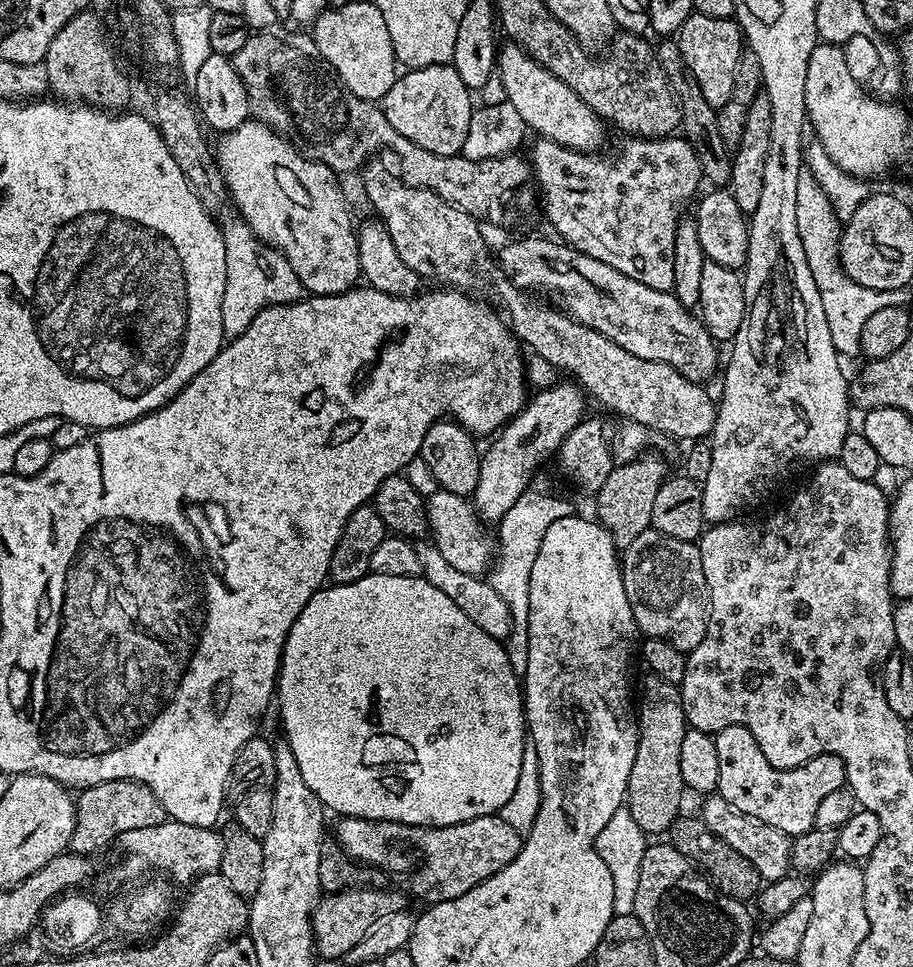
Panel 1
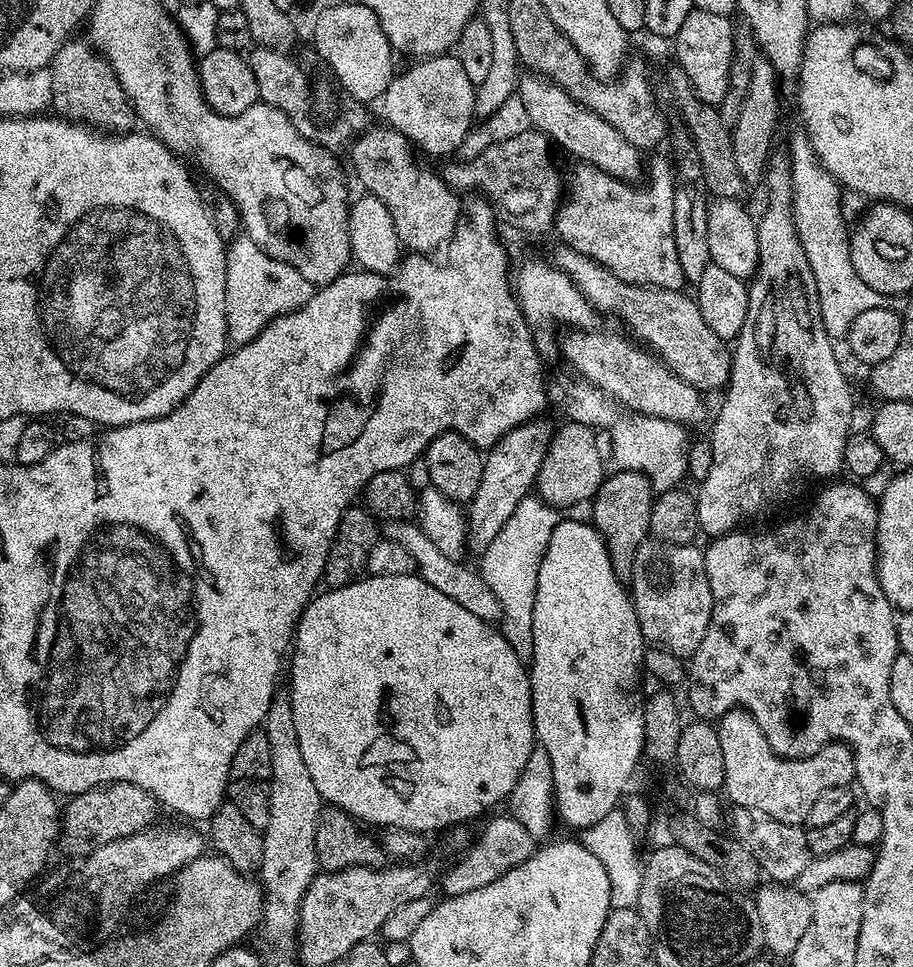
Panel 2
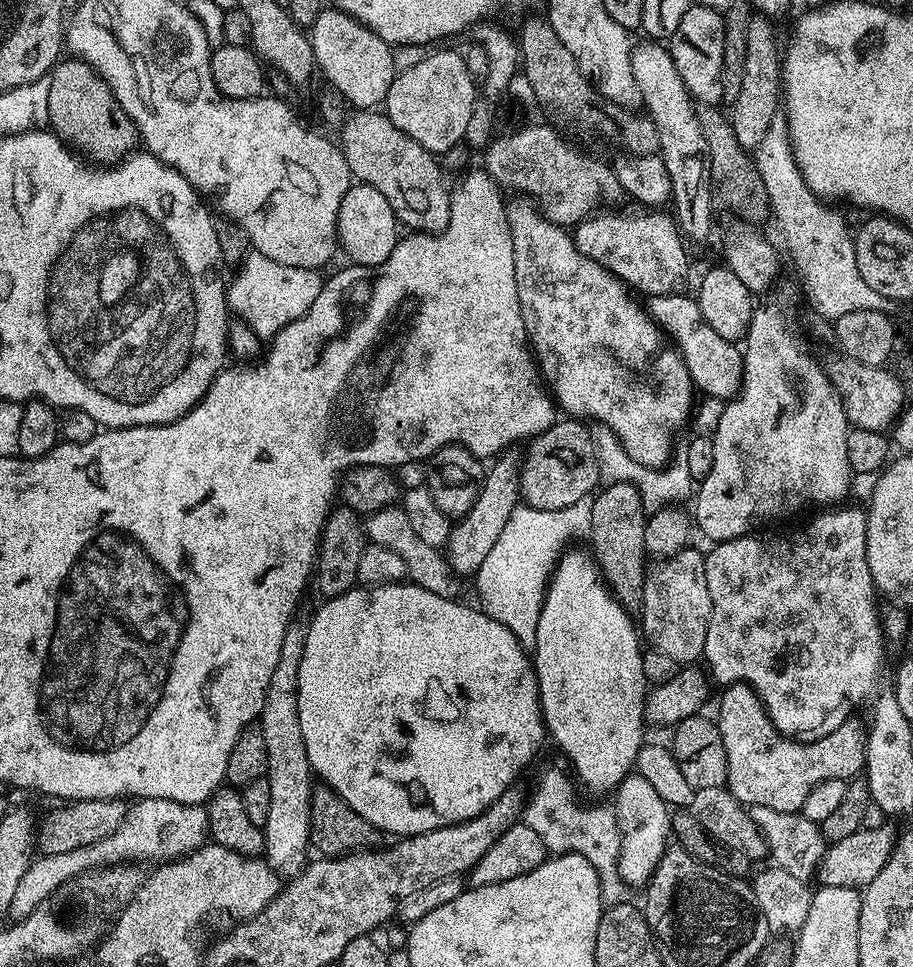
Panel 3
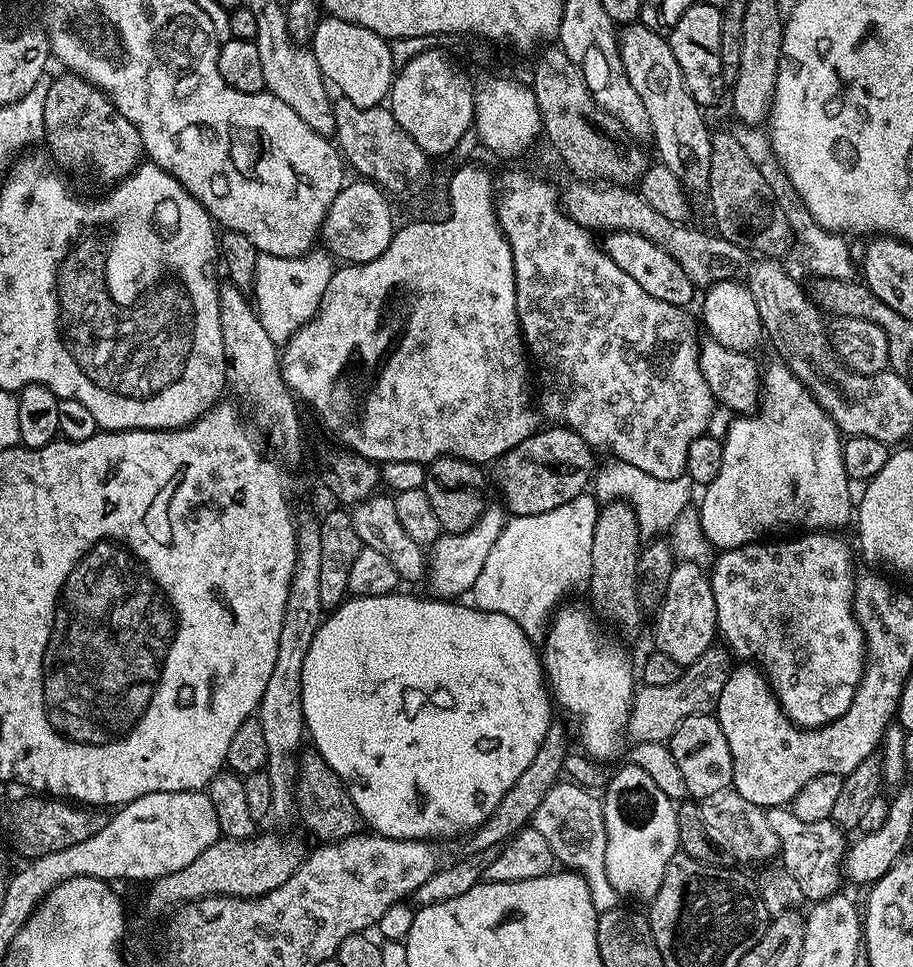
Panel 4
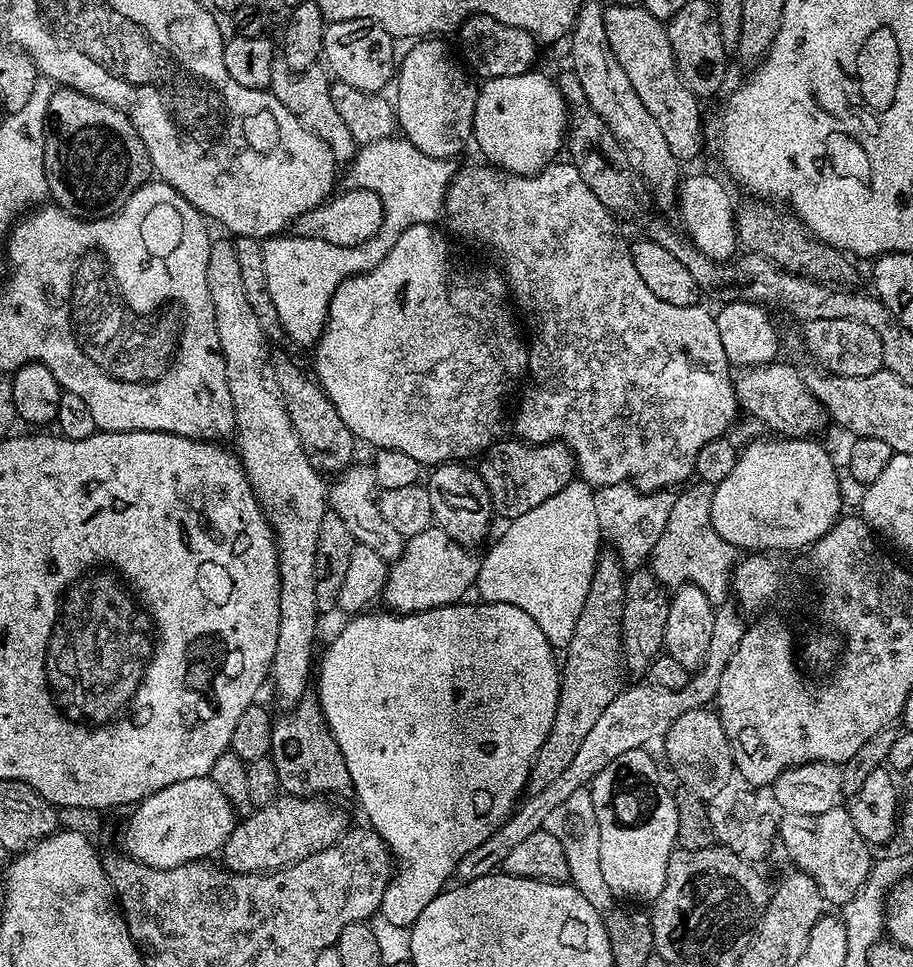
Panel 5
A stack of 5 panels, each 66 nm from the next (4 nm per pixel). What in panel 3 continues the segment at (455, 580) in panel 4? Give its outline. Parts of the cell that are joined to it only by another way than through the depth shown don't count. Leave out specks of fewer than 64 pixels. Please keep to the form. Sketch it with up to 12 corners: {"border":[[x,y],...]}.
{"border":[[487,469],[448,533],[446,563],[475,577],[518,506],[518,472]]}

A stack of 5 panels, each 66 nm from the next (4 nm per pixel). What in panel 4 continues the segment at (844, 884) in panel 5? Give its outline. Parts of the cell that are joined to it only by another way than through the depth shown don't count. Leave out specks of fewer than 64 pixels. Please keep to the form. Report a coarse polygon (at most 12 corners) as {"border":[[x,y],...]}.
{"border":[[767,809],[779,859],[808,902],[837,895],[845,833]]}

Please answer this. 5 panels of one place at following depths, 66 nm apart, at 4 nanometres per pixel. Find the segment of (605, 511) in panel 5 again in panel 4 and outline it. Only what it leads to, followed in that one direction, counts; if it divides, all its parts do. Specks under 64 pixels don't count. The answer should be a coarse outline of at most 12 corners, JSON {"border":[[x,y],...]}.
{"border":[[619,461],[597,471],[601,505],[625,500],[641,539],[689,507],[687,474],[659,480]]}

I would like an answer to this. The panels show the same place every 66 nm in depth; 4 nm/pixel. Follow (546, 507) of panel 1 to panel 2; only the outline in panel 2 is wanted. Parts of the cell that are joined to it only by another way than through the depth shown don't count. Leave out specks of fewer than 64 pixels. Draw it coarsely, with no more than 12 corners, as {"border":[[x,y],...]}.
{"border":[[525,498],[479,557],[504,637],[531,661],[538,570],[561,513]]}

